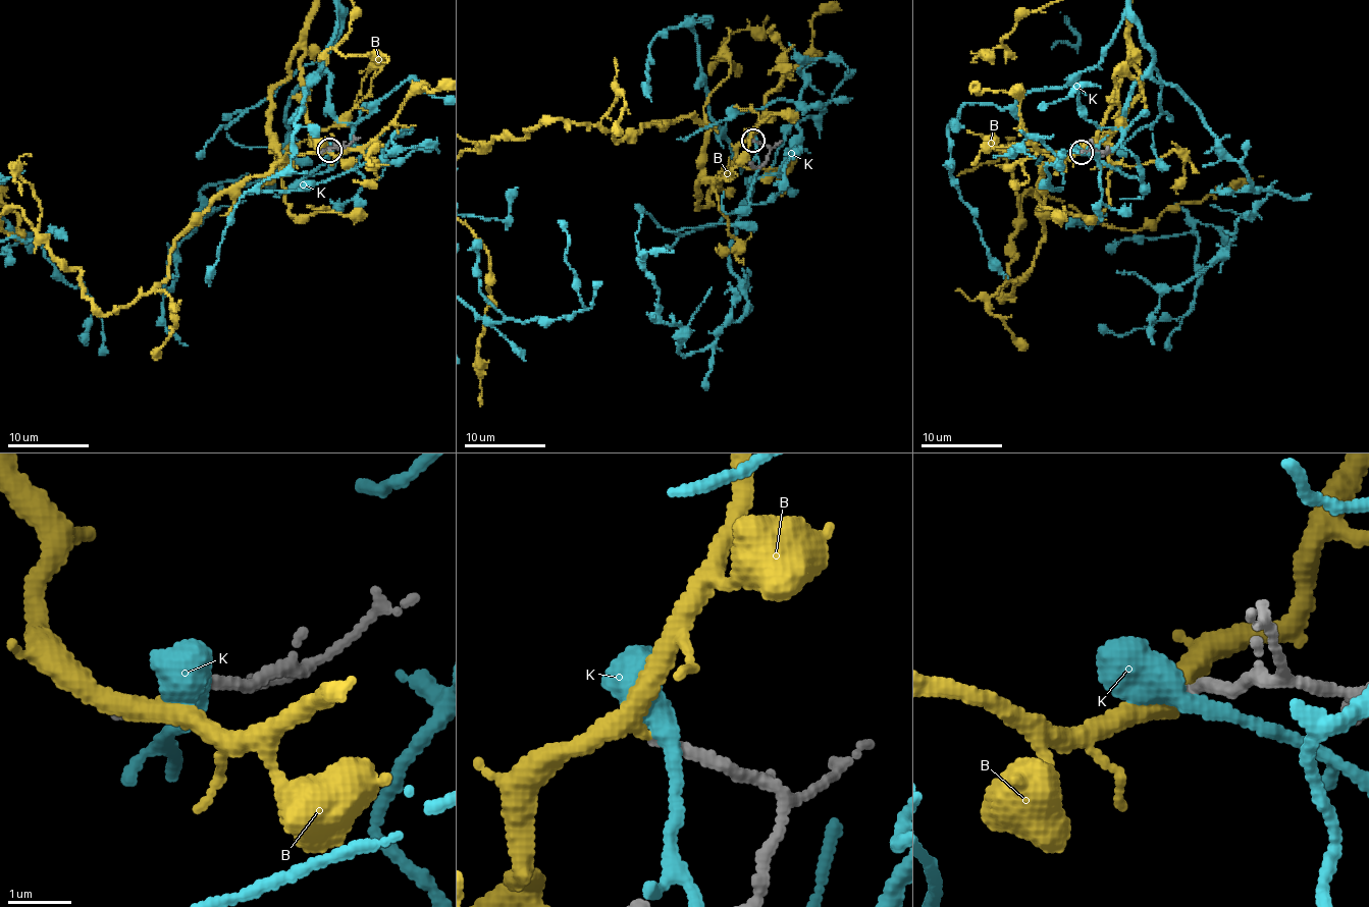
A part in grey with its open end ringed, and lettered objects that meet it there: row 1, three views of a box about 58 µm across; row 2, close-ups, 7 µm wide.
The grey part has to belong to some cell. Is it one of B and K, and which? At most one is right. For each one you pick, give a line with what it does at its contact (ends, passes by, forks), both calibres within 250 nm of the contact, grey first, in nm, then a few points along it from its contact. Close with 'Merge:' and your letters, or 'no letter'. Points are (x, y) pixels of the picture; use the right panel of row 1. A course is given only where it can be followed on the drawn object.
B: it passes by; calibres 150 and 280 nm
Merge: B

